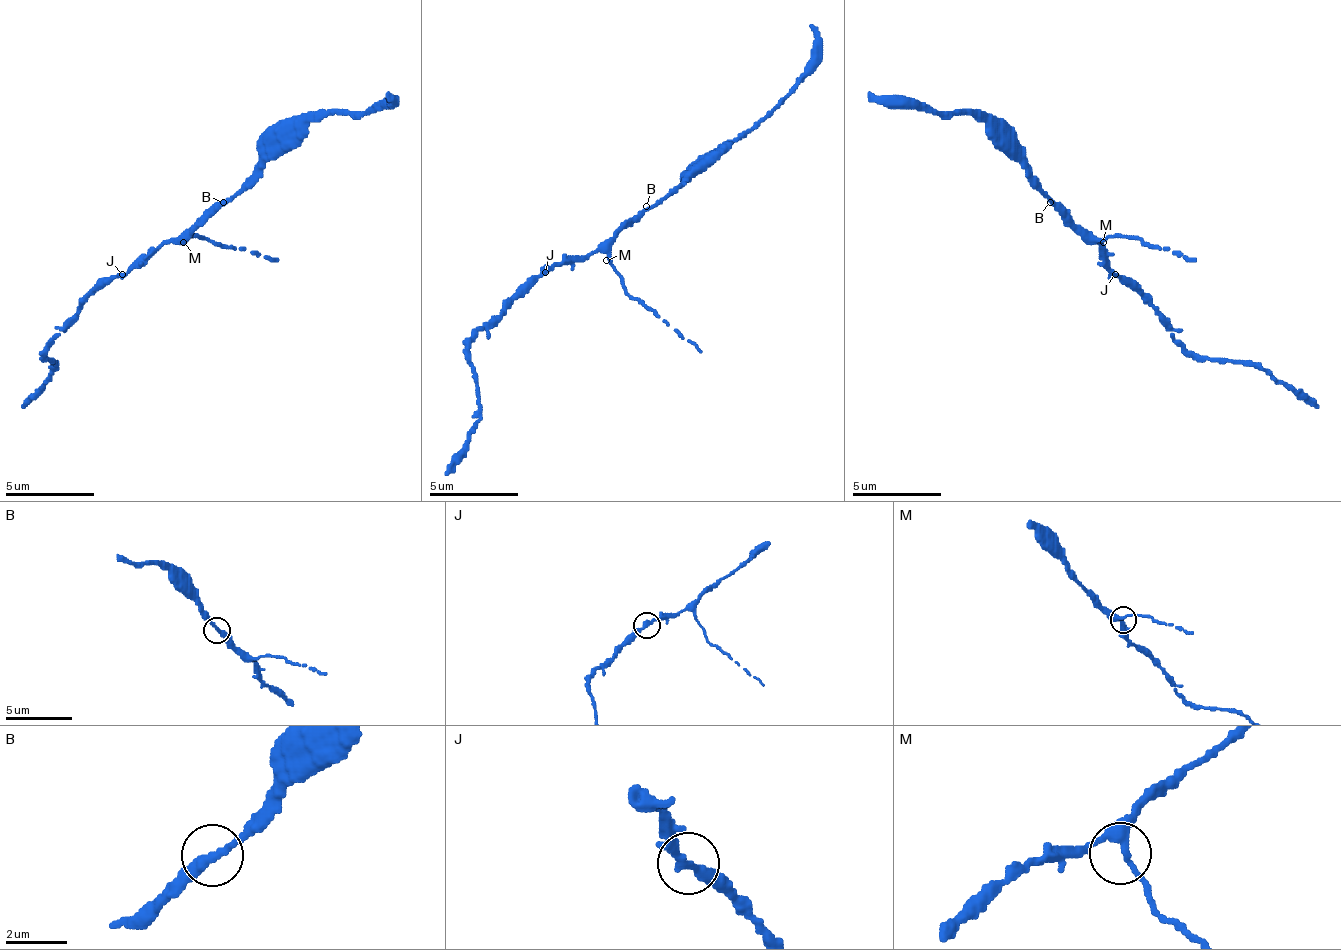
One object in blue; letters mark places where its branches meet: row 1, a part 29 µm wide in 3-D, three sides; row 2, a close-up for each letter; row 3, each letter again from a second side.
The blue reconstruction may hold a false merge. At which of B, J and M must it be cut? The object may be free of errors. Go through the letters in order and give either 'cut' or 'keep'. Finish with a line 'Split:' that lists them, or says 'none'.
B: keep
J: keep
M: keep
Split: none

